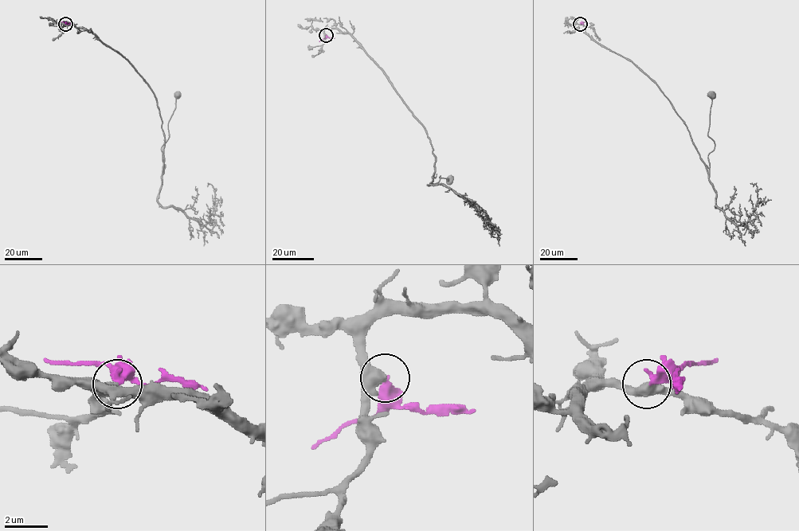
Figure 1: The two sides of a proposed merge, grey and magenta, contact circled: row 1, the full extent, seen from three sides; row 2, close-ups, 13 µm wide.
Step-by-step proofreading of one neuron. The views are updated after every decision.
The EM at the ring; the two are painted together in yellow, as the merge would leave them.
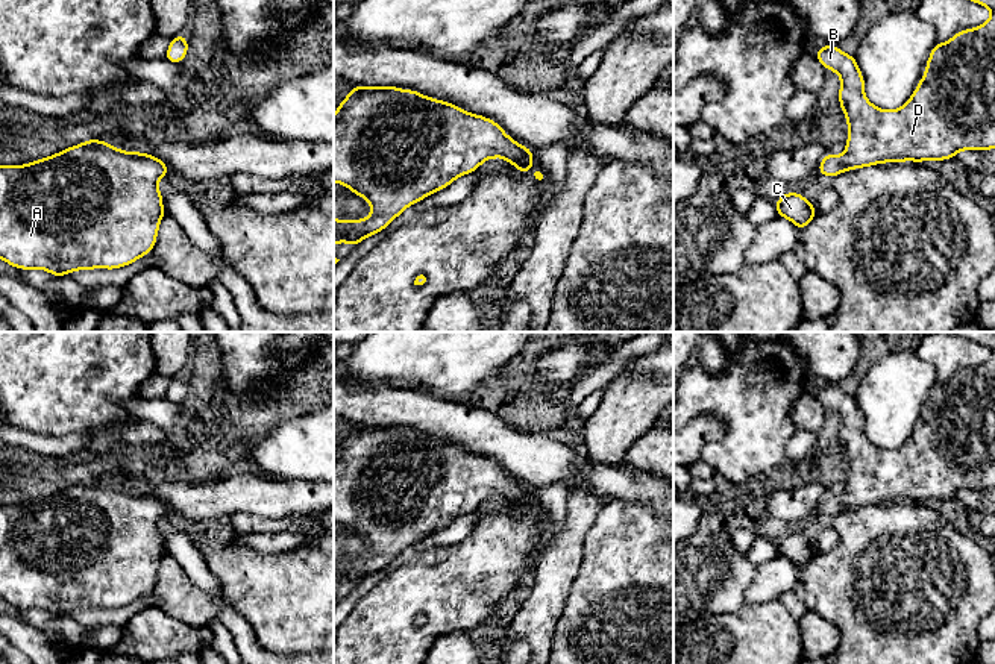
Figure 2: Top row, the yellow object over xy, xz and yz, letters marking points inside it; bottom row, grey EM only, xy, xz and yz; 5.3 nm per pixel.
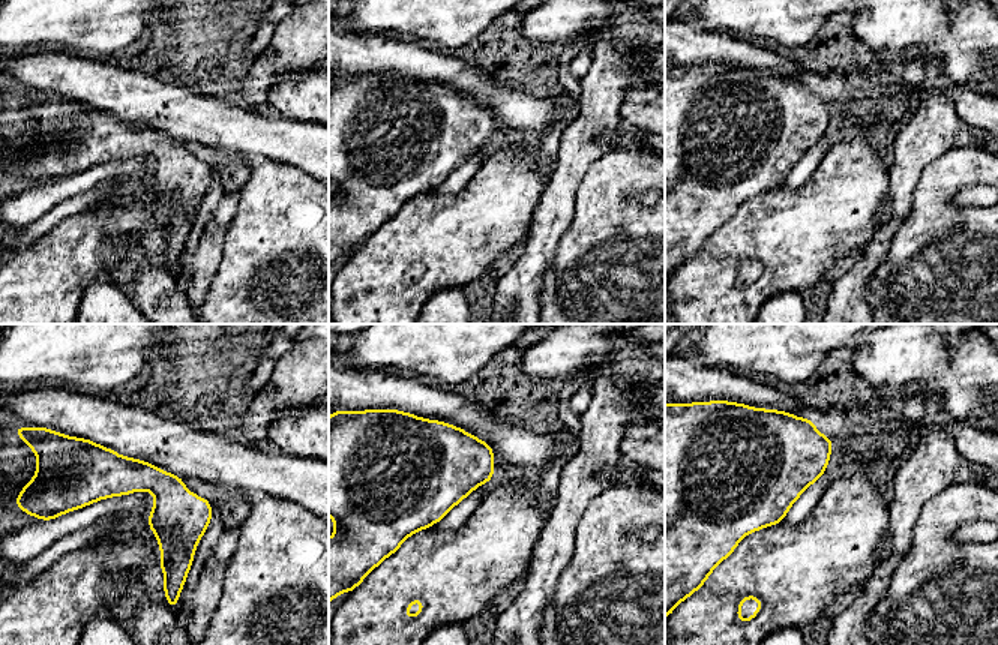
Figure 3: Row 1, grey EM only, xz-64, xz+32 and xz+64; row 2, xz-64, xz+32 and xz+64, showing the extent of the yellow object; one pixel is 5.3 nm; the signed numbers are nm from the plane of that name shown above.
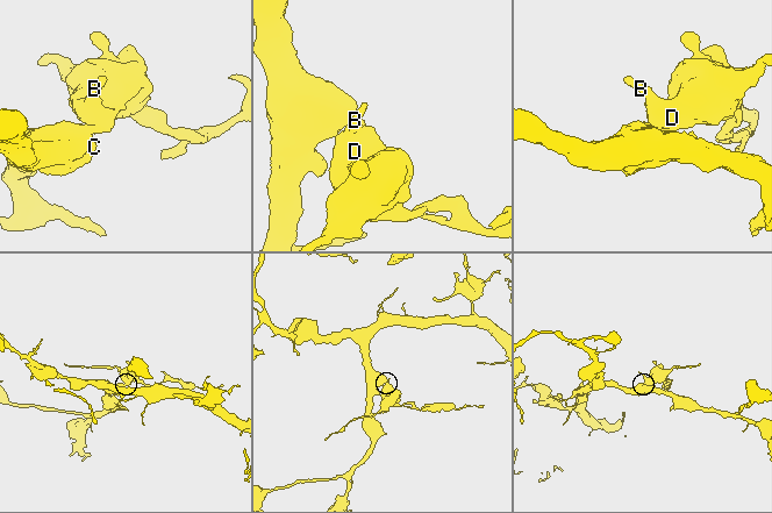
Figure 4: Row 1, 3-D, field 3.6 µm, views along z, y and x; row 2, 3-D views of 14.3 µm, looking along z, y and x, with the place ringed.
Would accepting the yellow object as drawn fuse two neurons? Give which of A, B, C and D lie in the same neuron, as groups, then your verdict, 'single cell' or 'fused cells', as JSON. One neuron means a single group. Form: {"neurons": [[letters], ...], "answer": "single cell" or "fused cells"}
{"neurons": [["A", "B", "C", "D"]], "answer": "single cell"}

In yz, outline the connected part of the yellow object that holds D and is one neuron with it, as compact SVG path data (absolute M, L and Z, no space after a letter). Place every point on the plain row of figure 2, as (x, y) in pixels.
M943 332L963 337L990 349L990 358L974 368L957 371L949 381L937 382L930 393L925 414L907 443L884 450L865 435L865 418L855 396L837 385L825 384L813 396L825 409L836 411L842 420L839 444L848 462L846 490L842 494L825 493L818 514L837 514L884 502L925 502L953 499L960 490L995 488L995 332Z

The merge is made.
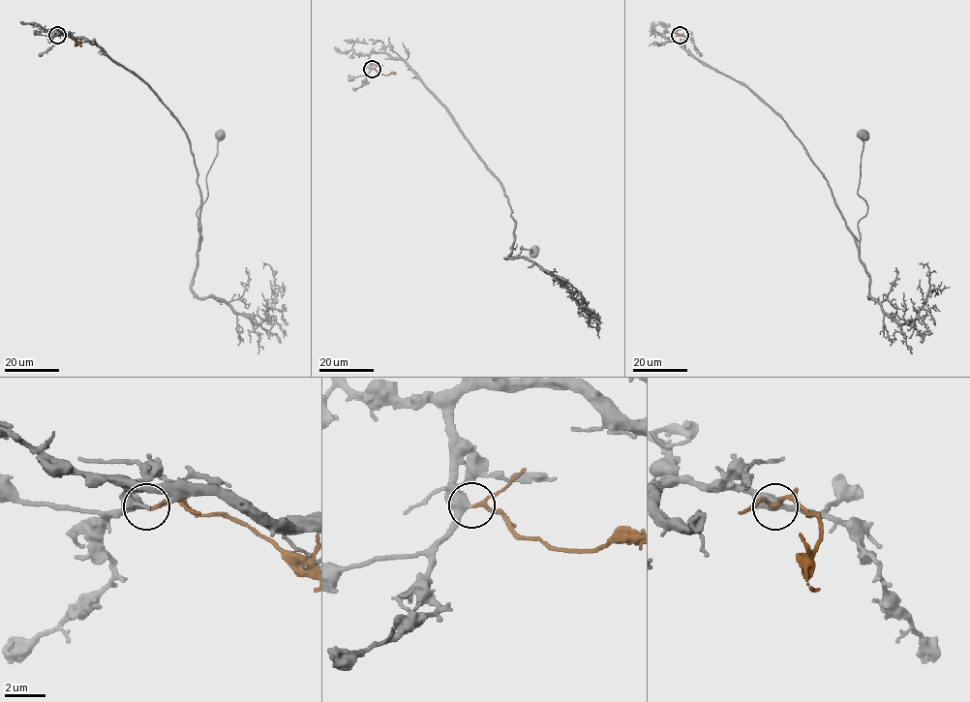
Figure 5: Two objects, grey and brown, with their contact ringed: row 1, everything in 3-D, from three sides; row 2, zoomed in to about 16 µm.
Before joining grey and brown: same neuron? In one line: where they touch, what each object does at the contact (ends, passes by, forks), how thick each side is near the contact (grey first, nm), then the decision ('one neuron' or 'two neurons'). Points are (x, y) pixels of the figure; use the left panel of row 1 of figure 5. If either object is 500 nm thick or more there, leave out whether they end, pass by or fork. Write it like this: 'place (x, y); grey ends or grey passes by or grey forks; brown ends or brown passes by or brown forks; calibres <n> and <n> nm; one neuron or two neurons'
place (57, 35); grey passes by; brown passes by; calibres 360 and 140 nm; one neuron

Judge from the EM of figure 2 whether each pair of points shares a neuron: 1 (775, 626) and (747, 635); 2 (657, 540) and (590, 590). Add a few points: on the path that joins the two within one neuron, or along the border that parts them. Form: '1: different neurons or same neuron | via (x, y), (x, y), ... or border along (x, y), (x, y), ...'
1: same neuron | via (768, 634), (754, 635)
2: same neuron | via (640, 557), (607, 590)

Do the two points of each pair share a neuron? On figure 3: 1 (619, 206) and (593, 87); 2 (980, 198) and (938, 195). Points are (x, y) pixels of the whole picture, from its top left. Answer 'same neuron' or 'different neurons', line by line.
1: different neurons
2: different neurons

